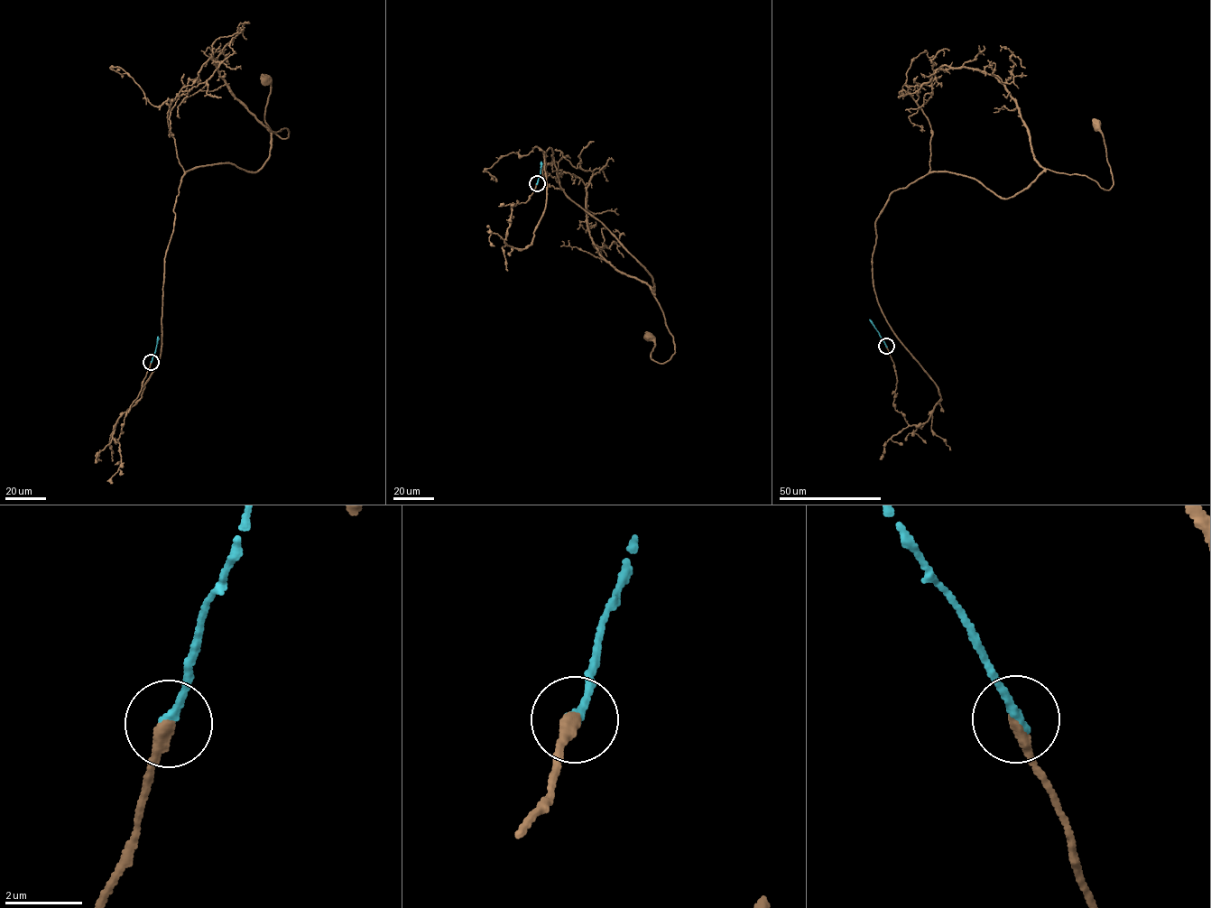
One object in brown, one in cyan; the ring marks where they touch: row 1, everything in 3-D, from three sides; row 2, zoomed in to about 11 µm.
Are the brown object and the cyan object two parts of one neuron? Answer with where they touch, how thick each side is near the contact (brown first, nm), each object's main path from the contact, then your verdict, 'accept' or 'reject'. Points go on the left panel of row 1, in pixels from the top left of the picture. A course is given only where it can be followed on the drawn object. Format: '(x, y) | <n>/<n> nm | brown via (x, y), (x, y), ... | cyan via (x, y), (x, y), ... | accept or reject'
(151, 362) | 340/260 nm | brown via (151, 362), (115, 441), (159, 361), (180, 179), (258, 171), (271, 131), (288, 136), (265, 122), (265, 79) | cyan via (151, 362), (158, 337) | accept

